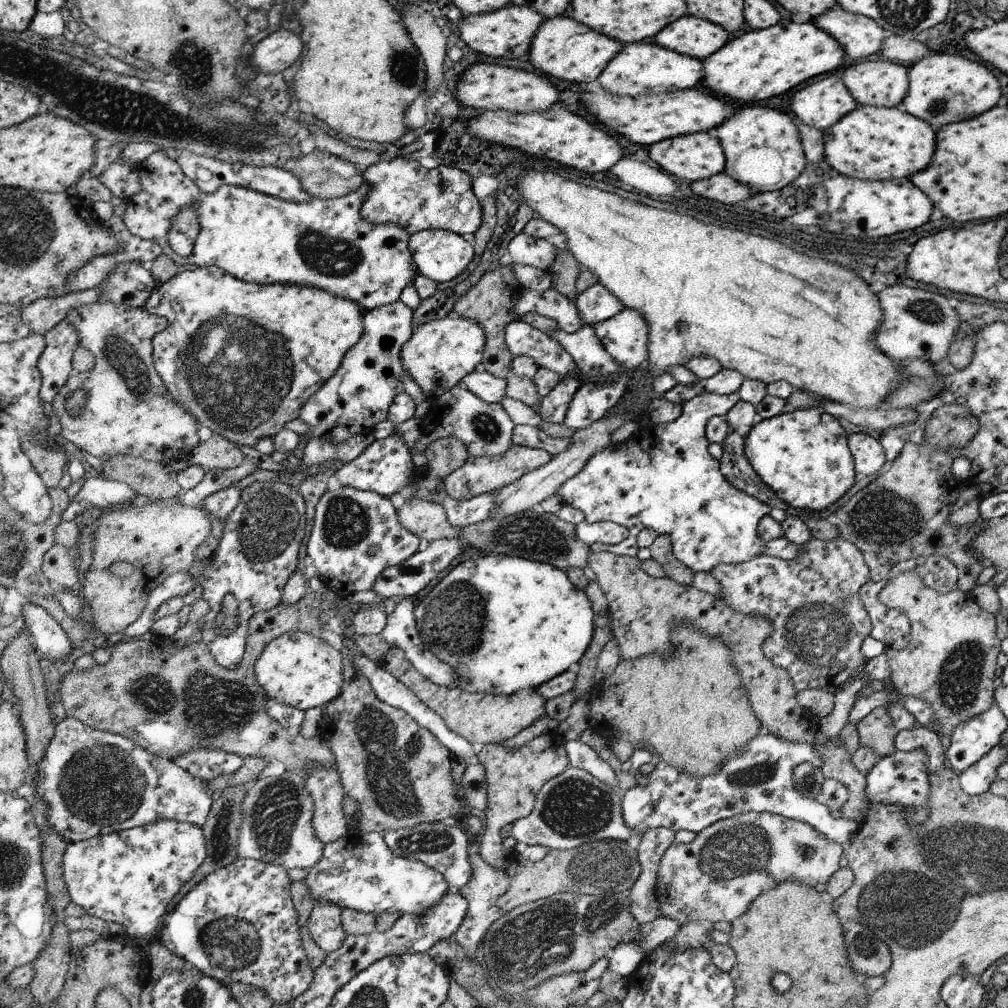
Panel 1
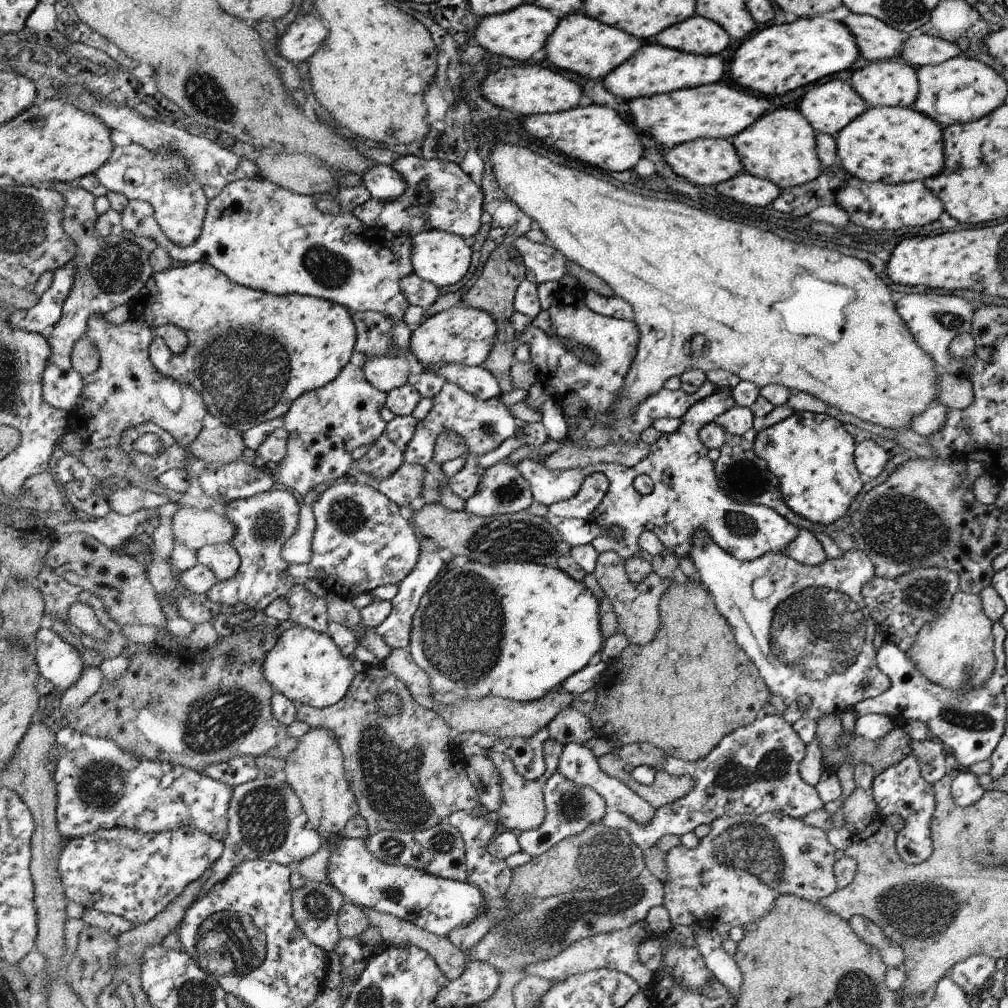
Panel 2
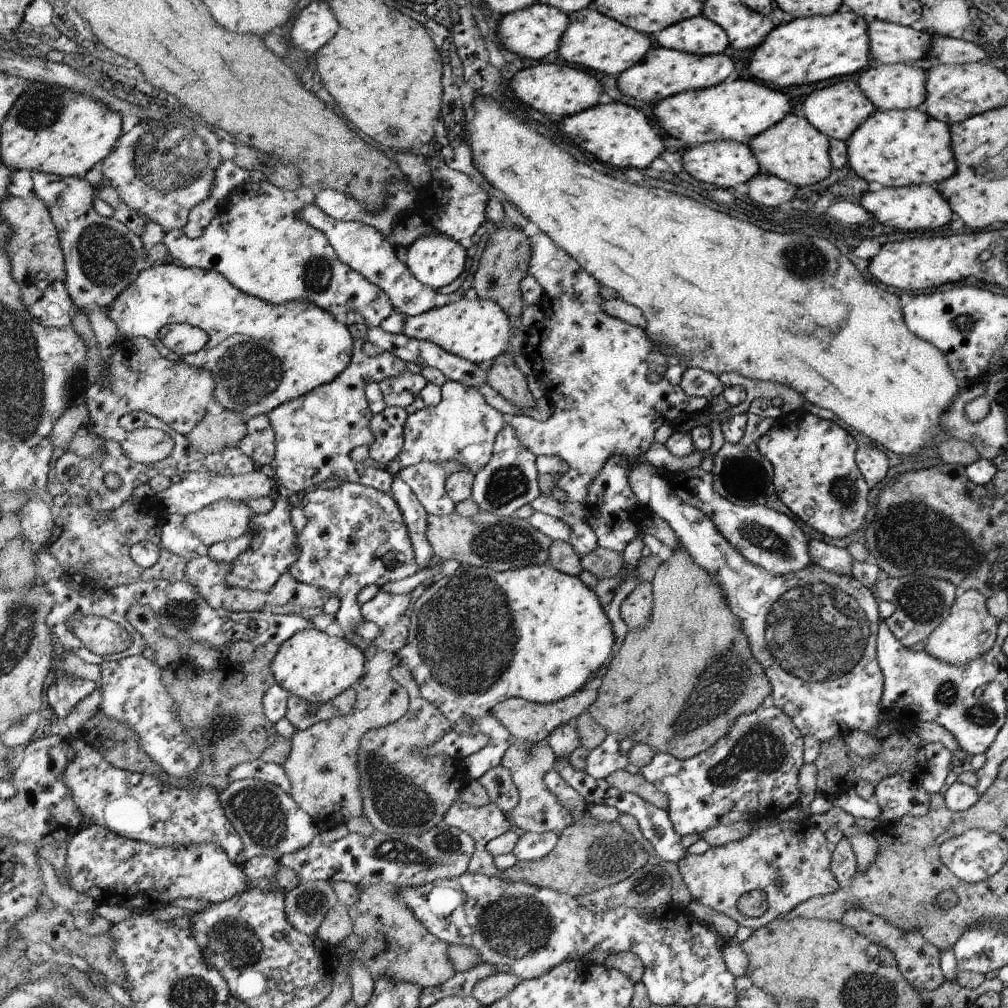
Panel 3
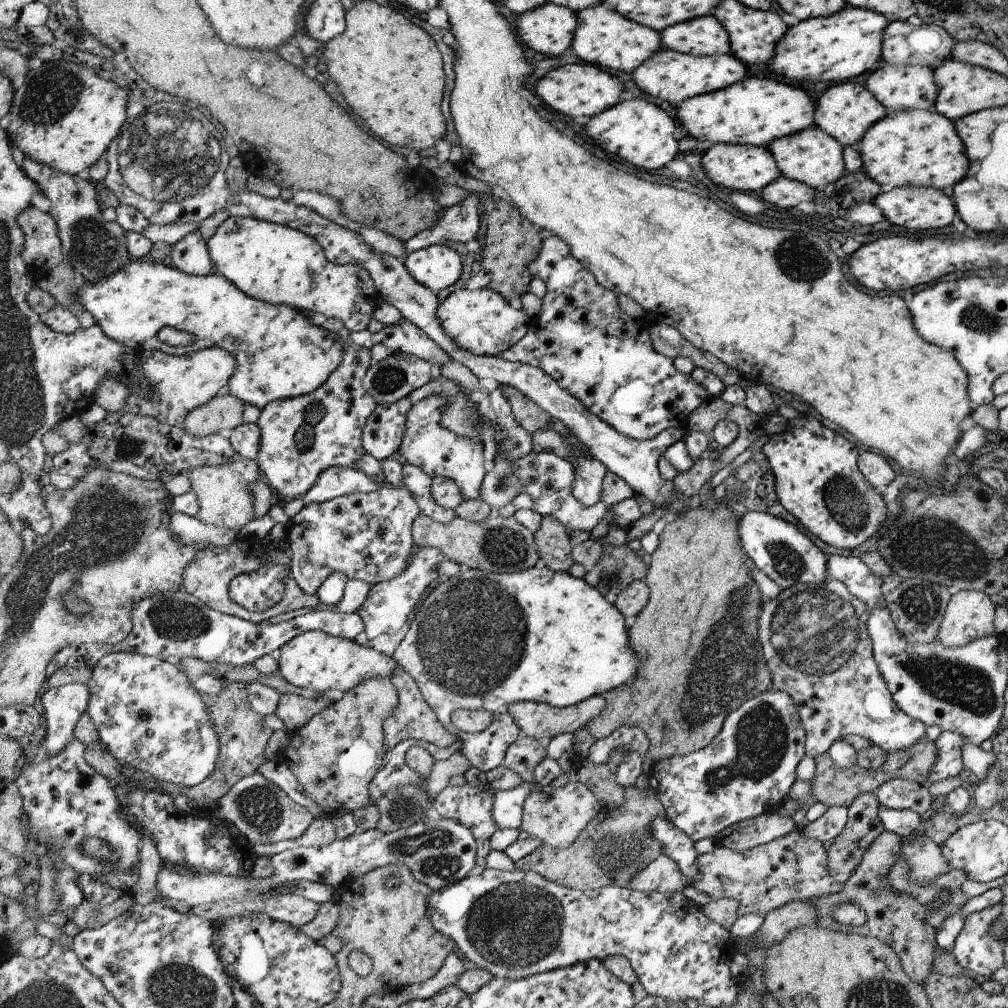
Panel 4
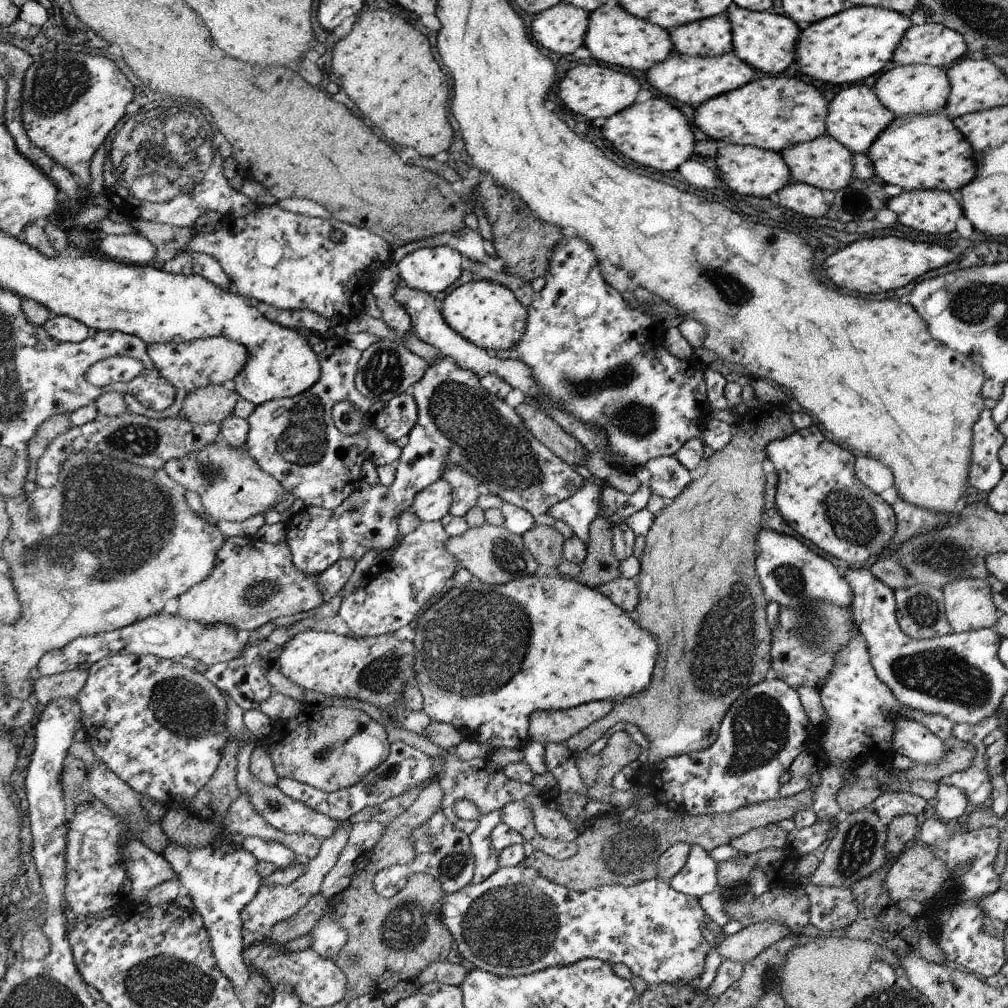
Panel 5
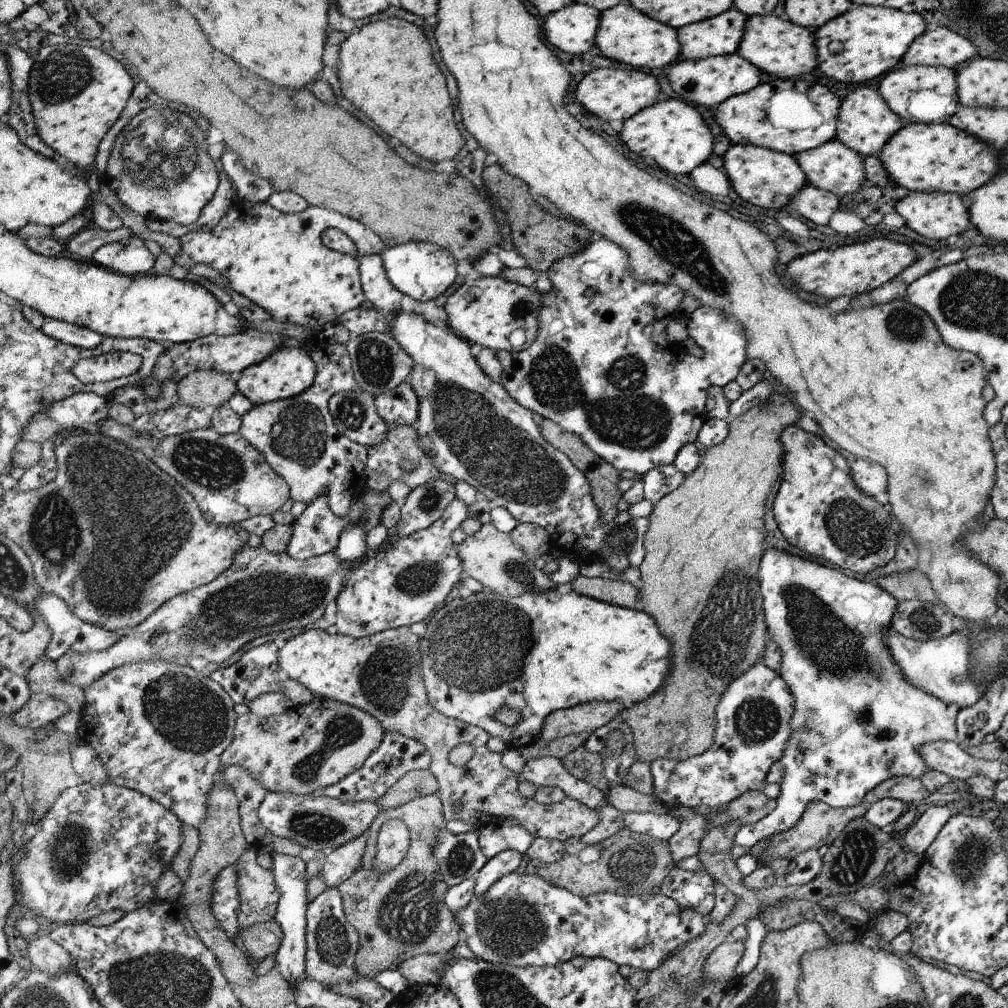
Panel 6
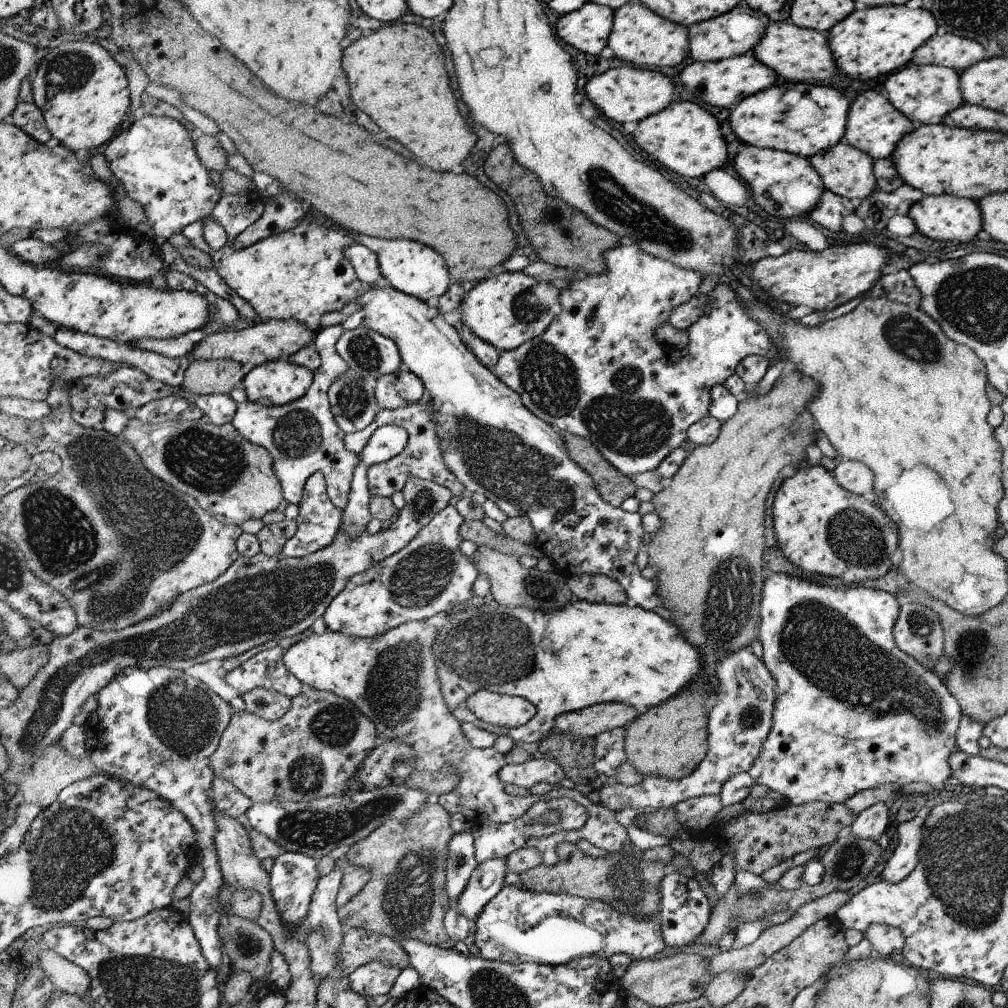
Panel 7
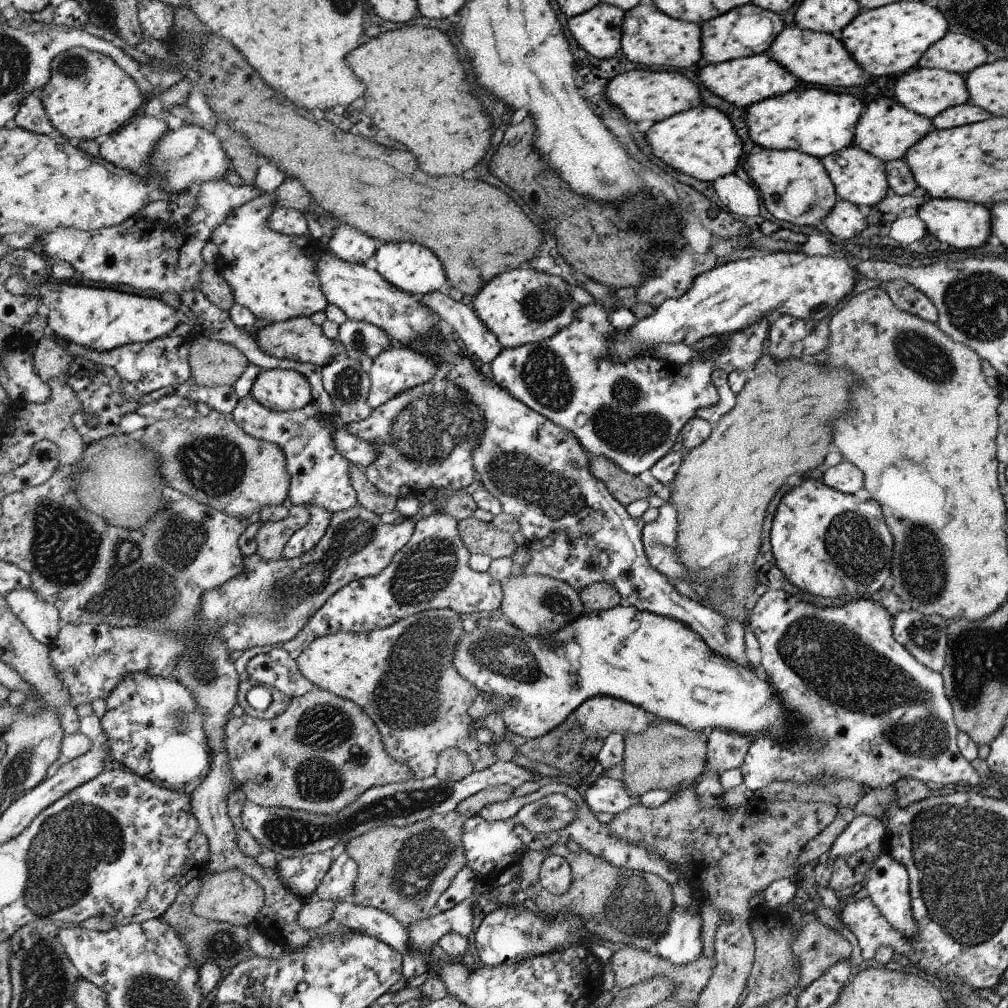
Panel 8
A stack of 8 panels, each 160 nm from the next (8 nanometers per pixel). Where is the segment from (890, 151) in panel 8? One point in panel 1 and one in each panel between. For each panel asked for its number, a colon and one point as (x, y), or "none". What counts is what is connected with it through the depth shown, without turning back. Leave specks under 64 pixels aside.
1: (820, 104)
2: (830, 107)
3: (838, 110)
4: (847, 111)
5: (857, 120)
6: (866, 122)
7: (875, 126)

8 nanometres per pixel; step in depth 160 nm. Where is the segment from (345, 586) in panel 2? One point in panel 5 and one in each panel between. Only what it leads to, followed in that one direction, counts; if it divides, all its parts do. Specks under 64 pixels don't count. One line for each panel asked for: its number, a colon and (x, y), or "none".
3: (355, 536)
4: (369, 536)
5: (460, 423)

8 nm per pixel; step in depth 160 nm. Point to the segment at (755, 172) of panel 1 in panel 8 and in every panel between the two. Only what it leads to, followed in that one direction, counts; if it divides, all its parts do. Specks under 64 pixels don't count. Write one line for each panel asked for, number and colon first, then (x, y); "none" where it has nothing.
2: (781, 146)
3: (793, 150)
4: (812, 156)
5: (824, 163)
6: (833, 166)
7: (850, 173)
8: (859, 177)

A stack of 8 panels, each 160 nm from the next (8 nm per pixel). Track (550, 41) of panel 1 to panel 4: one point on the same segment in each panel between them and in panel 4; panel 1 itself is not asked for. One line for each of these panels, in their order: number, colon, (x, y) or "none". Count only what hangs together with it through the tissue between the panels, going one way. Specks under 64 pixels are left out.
2: (582, 45)
3: (595, 41)
4: (604, 38)

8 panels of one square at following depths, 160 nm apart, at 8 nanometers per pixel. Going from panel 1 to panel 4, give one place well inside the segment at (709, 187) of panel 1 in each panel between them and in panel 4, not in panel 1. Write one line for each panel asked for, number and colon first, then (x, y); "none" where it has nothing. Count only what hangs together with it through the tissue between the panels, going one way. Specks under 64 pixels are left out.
2: (745, 188)
3: (766, 189)
4: (785, 193)

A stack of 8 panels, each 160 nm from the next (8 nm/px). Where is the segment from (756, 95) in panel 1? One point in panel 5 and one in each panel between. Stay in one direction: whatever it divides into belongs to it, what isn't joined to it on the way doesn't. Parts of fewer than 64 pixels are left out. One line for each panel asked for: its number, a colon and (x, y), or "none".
2: (777, 58)
3: (804, 51)
4: (833, 49)
5: (845, 49)

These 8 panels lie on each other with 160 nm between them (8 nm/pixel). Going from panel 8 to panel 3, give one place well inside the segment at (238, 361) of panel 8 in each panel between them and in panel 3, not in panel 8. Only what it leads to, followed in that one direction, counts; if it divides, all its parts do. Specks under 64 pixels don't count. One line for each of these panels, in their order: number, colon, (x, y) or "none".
3: (216, 432)
4: (221, 414)
5: (211, 404)
6: (203, 388)
7: (216, 376)

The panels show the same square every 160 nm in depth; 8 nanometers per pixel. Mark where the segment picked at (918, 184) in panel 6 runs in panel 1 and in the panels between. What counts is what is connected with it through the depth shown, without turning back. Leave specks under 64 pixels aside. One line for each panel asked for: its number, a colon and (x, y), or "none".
1: (873, 143)
2: (893, 145)
3: (896, 148)
4: (920, 147)
5: (918, 152)

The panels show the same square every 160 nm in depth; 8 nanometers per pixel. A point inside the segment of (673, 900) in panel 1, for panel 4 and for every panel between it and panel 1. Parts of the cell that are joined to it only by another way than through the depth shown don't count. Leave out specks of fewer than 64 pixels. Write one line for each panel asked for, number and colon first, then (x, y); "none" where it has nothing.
2: (745, 863)
3: (790, 862)
4: (793, 867)

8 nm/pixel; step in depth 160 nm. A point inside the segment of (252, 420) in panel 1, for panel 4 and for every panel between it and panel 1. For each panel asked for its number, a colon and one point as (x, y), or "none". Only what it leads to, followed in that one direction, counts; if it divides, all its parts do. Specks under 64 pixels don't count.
2: (259, 353)
3: (262, 355)
4: (281, 353)

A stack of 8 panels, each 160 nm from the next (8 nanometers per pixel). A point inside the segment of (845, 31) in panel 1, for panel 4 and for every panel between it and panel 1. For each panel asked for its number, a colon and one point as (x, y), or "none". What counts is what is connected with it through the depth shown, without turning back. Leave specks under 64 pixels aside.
2: (877, 41)
3: (890, 43)
4: (905, 43)

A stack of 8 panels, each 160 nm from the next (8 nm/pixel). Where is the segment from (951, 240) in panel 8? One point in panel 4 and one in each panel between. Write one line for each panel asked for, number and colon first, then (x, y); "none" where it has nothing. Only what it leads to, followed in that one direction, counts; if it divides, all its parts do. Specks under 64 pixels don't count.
4: (917, 208)
5: (930, 211)
6: (934, 215)
7: (944, 218)

